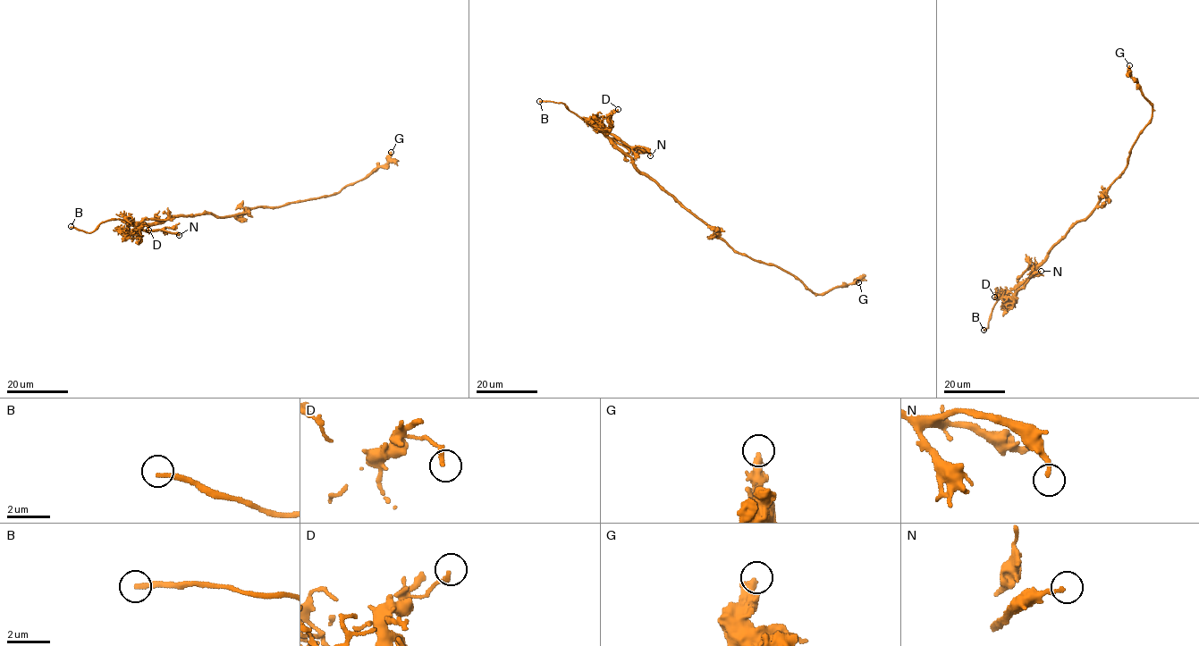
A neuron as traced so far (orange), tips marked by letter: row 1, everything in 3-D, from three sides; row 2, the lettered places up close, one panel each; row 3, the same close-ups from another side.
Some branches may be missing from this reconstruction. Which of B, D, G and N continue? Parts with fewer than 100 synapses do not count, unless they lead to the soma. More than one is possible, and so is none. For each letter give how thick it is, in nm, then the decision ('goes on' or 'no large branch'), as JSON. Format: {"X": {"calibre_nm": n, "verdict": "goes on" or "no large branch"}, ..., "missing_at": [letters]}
{"B": {"calibre_nm": 220, "verdict": "goes on"}, "D": {"calibre_nm": 190, "verdict": "no large branch"}, "G": {"calibre_nm": 360, "verdict": "no large branch"}, "N": {"calibre_nm": 180, "verdict": "no large branch"}, "missing_at": ["B"]}

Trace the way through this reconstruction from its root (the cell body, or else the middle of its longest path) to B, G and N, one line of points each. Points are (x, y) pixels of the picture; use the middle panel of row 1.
B: (700, 220), (642, 174), (629, 156), (564, 104), (539, 101)
G: (700, 220), (713, 227), (737, 251), (755, 260), (778, 265), (815, 293), (825, 294), (856, 281), (858, 282)
N: (700, 220), (642, 174), (629, 157), (618, 150), (607, 134), (615, 135), (630, 146), (643, 146), (650, 155)

